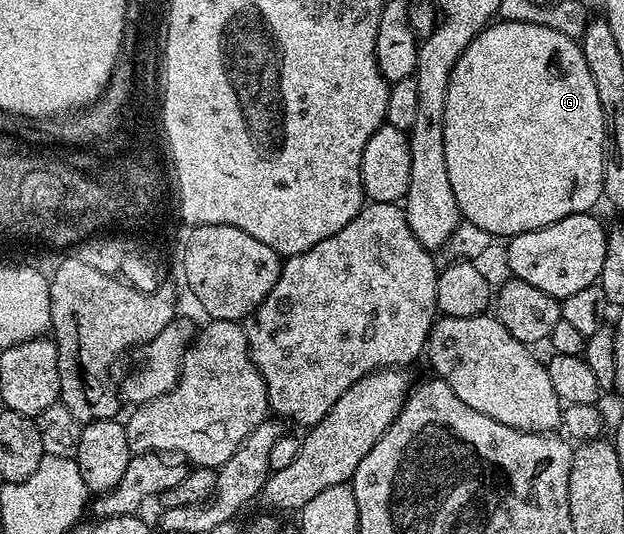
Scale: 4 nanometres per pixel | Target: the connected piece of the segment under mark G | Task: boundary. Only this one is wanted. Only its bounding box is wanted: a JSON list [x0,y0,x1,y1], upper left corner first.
[443,21,605,237]

